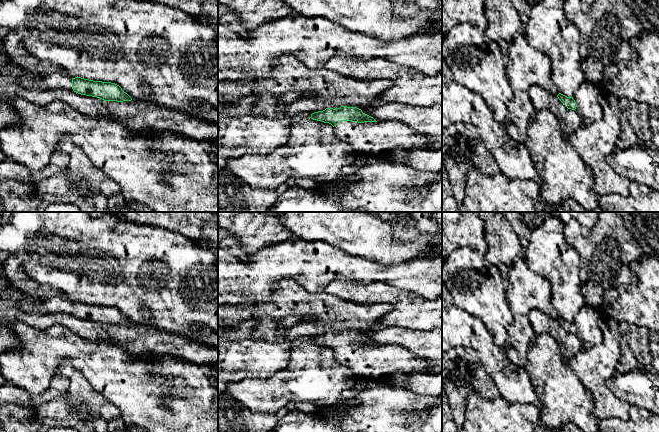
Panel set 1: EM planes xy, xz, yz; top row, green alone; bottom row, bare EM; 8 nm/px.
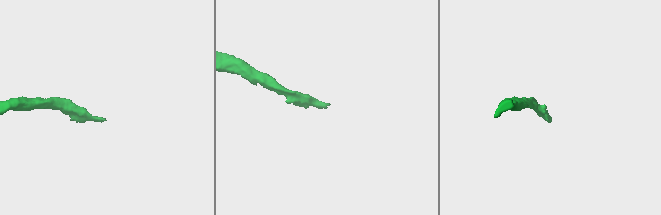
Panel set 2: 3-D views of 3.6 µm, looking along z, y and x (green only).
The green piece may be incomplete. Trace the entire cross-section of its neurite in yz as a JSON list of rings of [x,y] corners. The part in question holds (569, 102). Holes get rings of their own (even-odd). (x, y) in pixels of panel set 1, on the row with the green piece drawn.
[[[588,81],[583,82],[572,97],[567,97],[561,93],[557,95],[563,105],[578,112],[584,123],[587,124],[601,120],[603,117],[599,96],[597,84]]]

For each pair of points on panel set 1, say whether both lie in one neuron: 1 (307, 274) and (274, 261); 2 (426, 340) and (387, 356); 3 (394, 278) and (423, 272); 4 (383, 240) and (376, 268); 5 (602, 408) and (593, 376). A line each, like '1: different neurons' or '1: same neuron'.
1: same neuron
2: different neurons
3: same neuron
4: different neurons
5: same neuron

